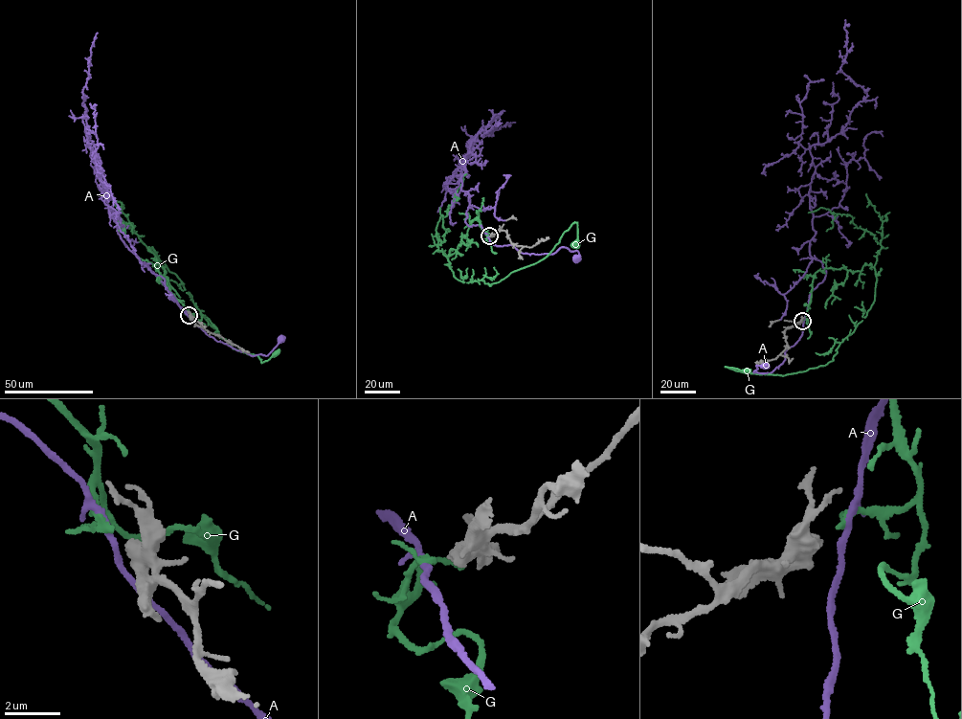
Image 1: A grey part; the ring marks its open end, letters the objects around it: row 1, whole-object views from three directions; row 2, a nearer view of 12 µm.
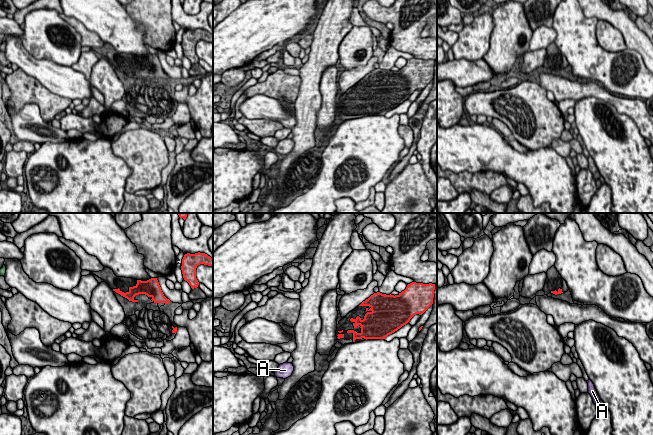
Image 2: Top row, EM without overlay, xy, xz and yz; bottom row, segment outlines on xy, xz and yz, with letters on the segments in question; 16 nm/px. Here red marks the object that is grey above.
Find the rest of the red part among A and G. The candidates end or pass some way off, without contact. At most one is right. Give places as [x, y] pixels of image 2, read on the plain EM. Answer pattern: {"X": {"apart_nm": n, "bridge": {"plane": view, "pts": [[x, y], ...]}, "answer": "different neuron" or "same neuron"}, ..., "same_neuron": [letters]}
{"A": {"apart_nm": 850, "bridge": {"plane": "xz", "pts": [[337, 113], [292, 140]]}, "answer": "different neuron"}, "G": {"apart_nm": 1750, "bridge": {"plane": "xy", "pts": [[113, 65], [5, 48]]}, "answer": "same neuron"}, "same_neuron": ["G"]}

